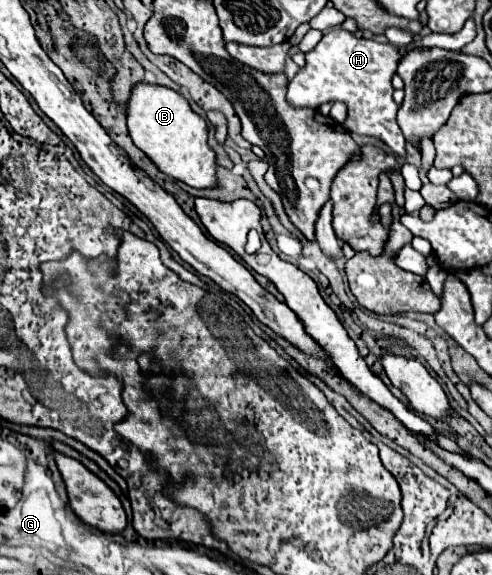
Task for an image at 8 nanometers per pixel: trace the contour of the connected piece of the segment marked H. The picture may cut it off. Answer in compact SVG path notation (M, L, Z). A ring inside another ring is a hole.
M470 18L460 32L448 34L428 34L418 40L414 40L408 48L396 48L392 44L380 44L376 40L358 38L342 28L334 28L322 36L318 46L306 54L306 66L300 68L300 72L294 76L294 80L288 86L288 102L298 108L318 108L324 102L344 102L348 106L348 120L346 128L354 134L364 136L376 136L382 142L388 144L388 148L404 156L404 134L398 128L396 112L398 104L392 100L392 76L396 74L398 62L402 56L412 48L444 48L458 52L462 46L472 42L476 36L474 20Z

